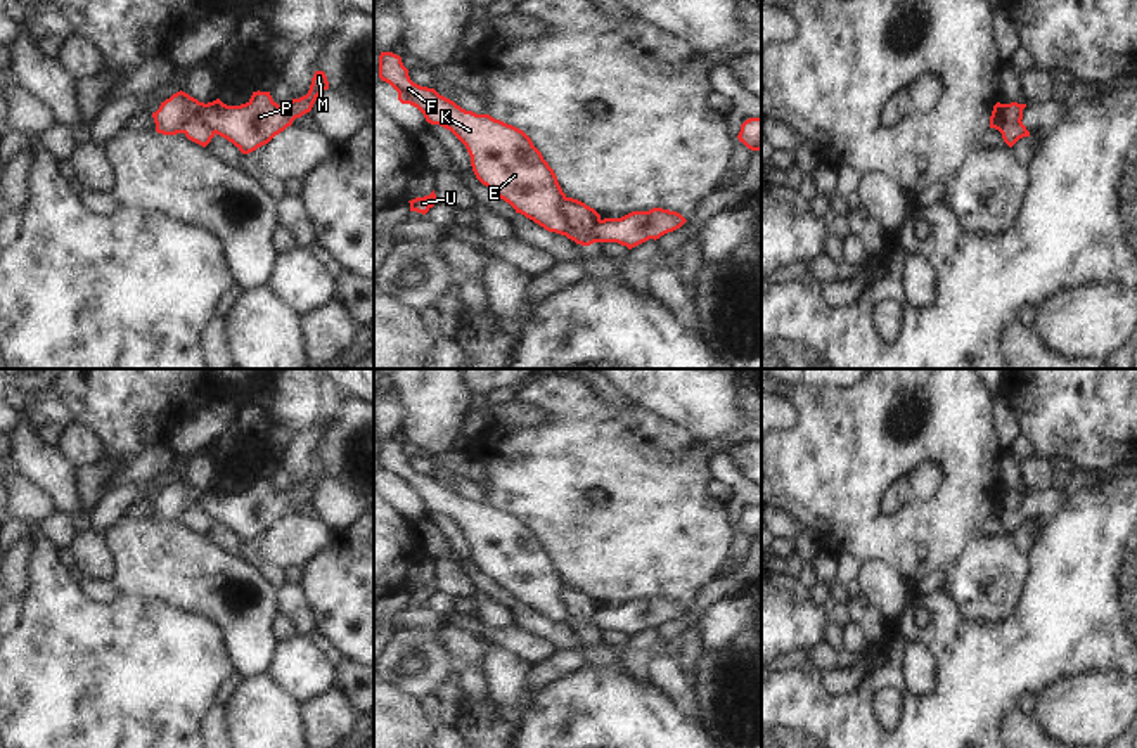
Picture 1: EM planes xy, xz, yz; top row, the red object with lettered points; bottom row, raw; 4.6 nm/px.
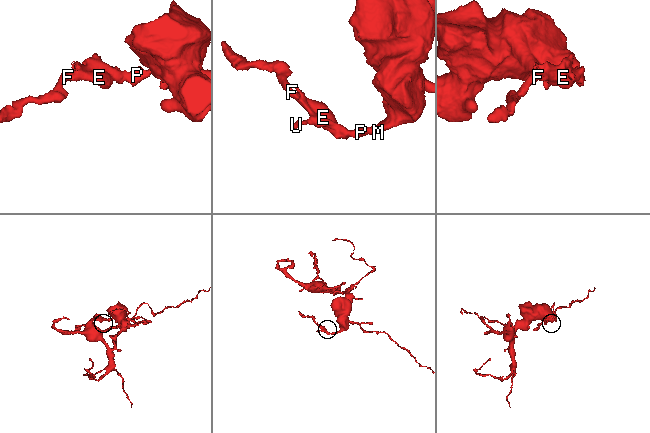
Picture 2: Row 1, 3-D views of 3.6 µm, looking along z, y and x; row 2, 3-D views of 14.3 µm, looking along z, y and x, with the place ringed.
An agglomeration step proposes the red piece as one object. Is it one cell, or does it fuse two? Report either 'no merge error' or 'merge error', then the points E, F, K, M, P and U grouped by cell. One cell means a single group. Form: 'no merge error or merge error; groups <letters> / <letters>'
merge error; groups E F K M P / U

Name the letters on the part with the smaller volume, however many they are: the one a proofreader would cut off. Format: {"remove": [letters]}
{"remove": ["U"]}

